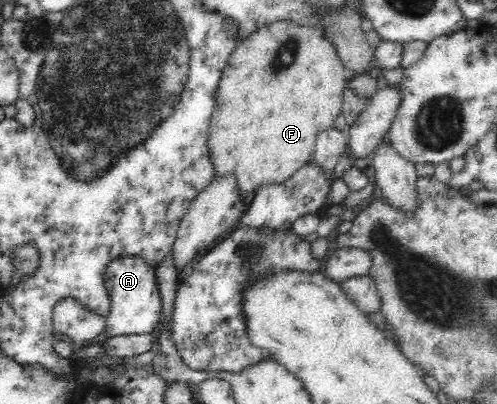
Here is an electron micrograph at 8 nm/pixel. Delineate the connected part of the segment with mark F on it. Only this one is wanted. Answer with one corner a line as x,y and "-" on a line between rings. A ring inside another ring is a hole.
277,20
267,27
255,30
246,40
239,40
228,60
225,70
222,72
218,89
215,93
215,104
210,120
209,138
206,142
216,175
234,175
236,183
238,183
239,194
245,201
249,200
255,194
261,184
280,184
288,180
302,165
312,162
313,150
318,134
335,127
335,120
341,114
343,93
346,91
348,83
349,71
343,66
342,60
338,57
336,47
316,27
298,25
290,20

